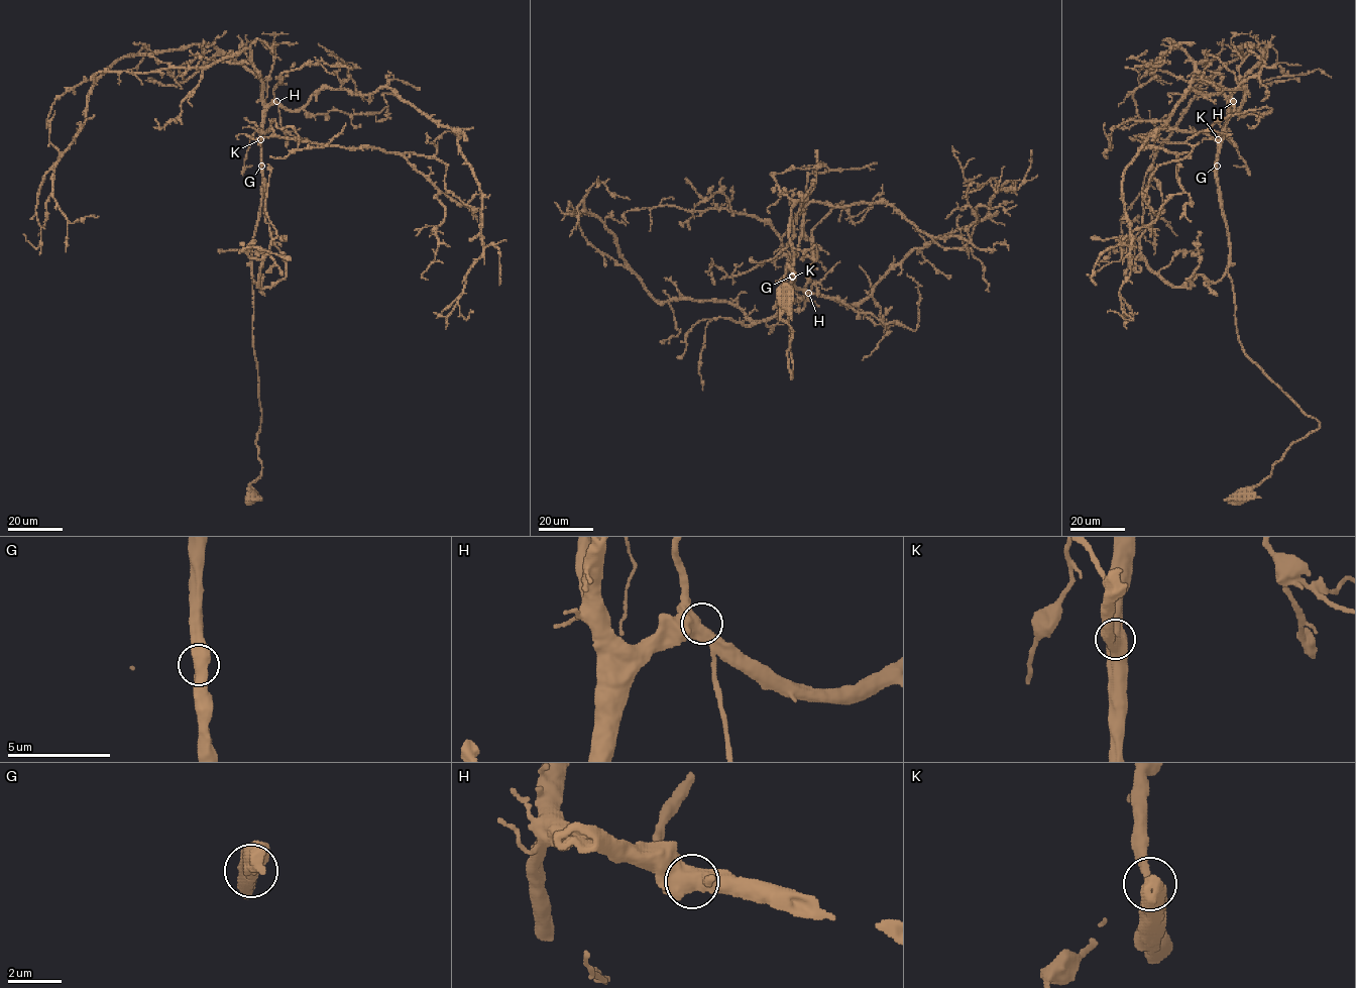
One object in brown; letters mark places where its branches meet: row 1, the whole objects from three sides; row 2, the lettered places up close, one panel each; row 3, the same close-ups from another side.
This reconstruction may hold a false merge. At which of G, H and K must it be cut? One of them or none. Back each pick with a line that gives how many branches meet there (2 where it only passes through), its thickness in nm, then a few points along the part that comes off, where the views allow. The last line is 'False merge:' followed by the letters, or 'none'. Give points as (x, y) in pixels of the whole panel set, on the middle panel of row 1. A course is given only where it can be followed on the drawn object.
False merge: none

